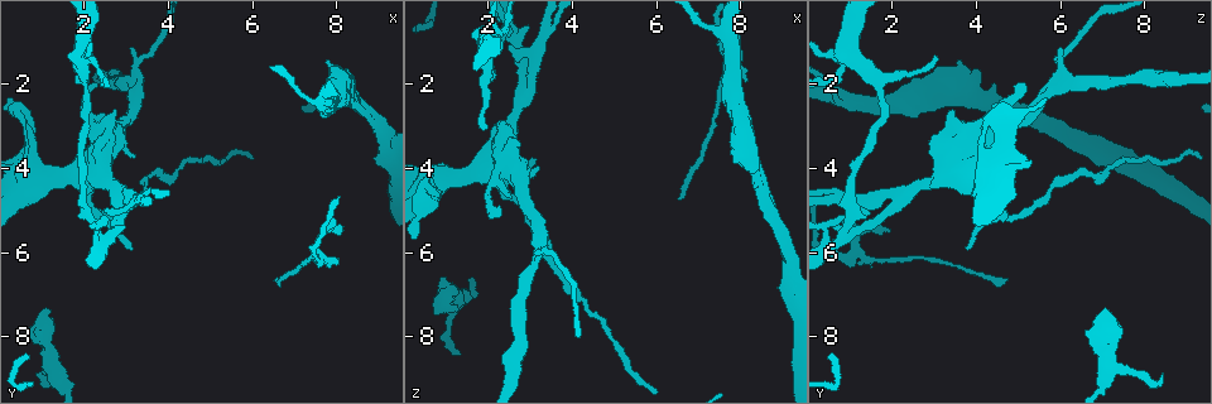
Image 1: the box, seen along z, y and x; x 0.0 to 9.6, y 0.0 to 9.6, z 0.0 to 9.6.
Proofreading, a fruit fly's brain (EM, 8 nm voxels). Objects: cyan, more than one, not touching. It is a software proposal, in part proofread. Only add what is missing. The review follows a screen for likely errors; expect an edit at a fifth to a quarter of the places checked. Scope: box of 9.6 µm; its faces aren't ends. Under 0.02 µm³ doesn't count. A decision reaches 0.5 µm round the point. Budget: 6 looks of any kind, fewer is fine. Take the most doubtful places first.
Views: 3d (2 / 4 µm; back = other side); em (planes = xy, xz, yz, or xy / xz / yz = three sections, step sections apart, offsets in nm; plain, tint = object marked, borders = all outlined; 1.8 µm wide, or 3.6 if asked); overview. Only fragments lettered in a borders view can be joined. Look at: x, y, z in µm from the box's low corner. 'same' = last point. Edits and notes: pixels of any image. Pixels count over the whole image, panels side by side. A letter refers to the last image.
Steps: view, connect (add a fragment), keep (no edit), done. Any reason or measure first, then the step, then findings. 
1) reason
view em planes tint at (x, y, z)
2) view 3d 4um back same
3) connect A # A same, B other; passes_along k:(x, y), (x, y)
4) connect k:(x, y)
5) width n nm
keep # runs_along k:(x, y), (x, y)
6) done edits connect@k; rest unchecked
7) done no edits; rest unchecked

thin end
view 3d 2um at (6.60, 6.70, 4.85)

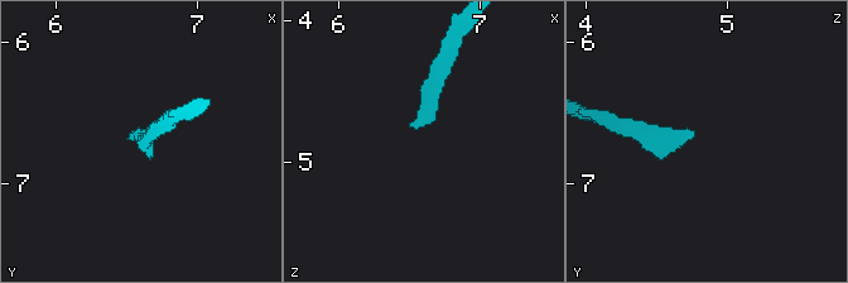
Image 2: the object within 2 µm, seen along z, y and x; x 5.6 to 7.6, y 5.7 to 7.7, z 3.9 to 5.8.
view em xy step 16 plain at (6.54, 6.66, 4.78)

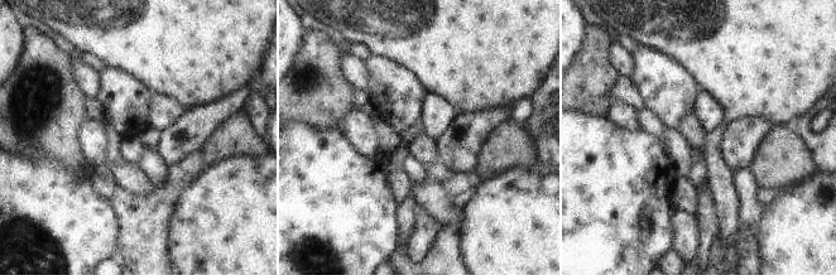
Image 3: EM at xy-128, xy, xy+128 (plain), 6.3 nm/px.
view em xy step 16 borders same

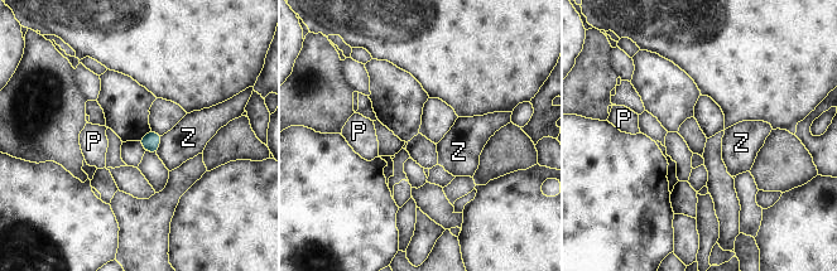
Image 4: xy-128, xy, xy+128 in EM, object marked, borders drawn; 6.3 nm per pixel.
width 120 nm
keep # P other, Z other; border 4:(162, 136), (157, 154); no lettered fragment goes on from it

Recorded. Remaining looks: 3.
tapers out
view 3d 2um at (1.30, 8.85, 8.45)

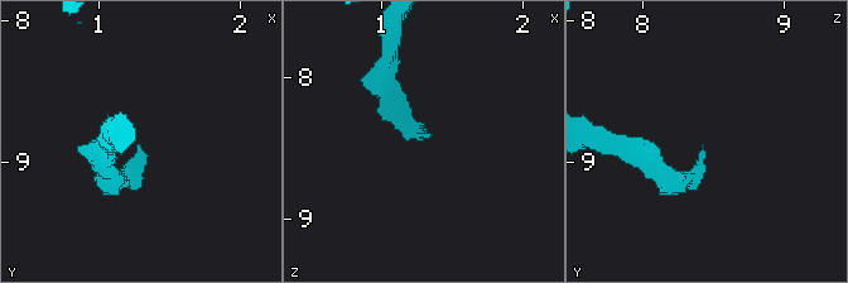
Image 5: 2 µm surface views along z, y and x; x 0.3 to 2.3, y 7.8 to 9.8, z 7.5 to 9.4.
view em planes borders at (1.34, 8.90, 8.42)

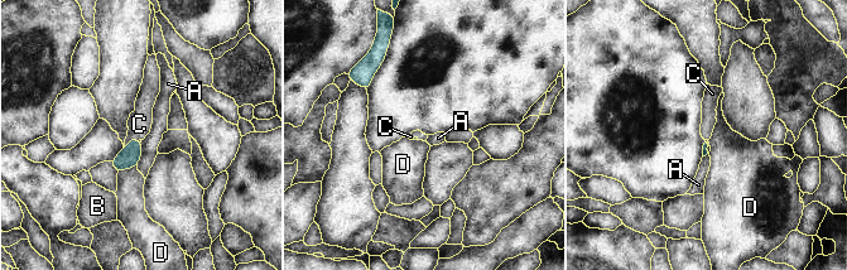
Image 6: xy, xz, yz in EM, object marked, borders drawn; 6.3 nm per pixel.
connect C # A other, B other, C same, D other; passes_along 6:(129, 157), (130, 140), (139, 124); it goes on there

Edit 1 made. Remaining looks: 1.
done edits connect@6; rest unchecked

